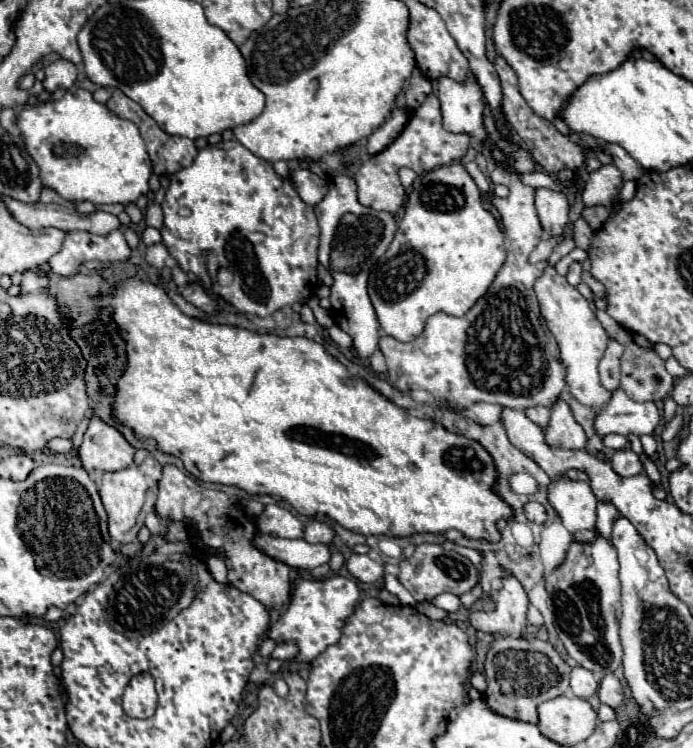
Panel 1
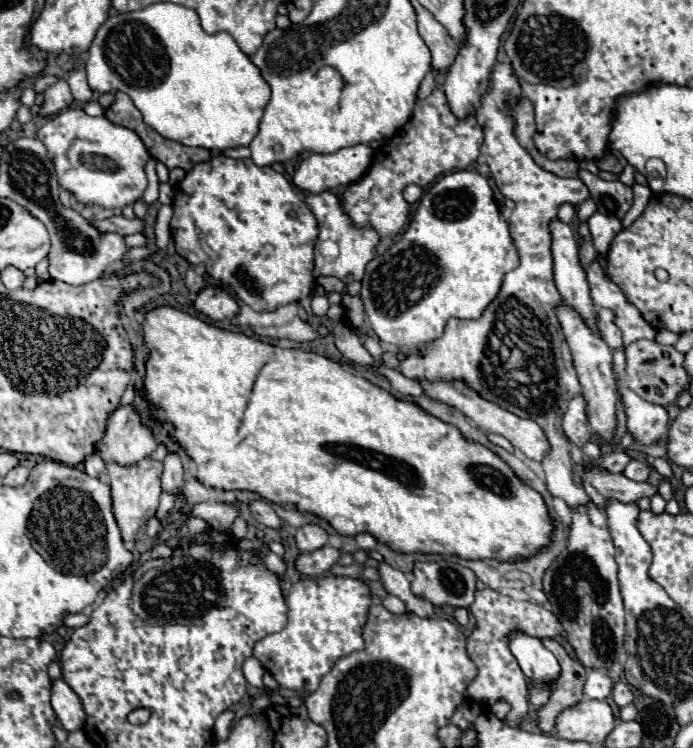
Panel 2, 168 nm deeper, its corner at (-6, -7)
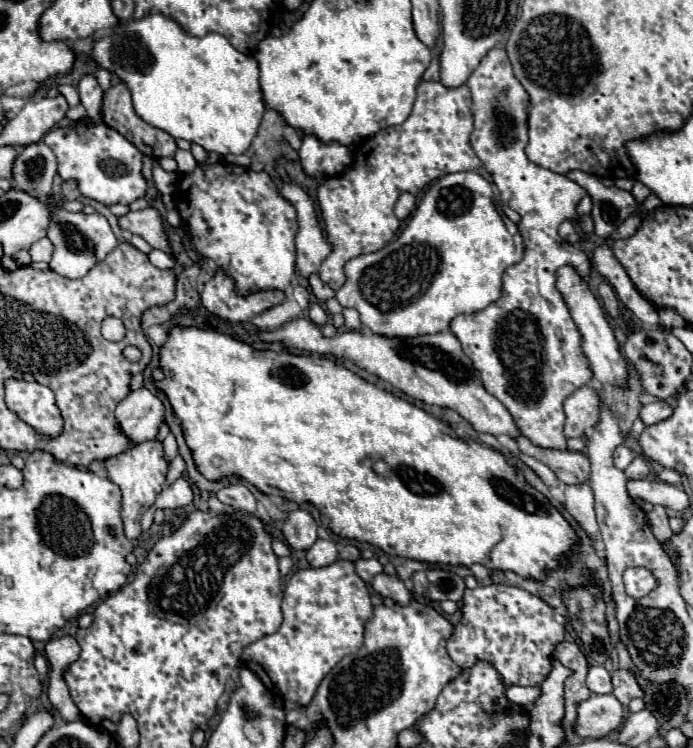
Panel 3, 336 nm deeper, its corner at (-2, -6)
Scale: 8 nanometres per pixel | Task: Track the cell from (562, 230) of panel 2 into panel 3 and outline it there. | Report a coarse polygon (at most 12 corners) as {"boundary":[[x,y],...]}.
{"boundary":[[558,270],[582,350],[600,384],[626,388],[628,364],[598,300]]}

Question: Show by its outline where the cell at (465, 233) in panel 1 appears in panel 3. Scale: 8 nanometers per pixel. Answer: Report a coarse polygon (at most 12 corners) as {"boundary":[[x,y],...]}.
{"boundary":[[478,172],[432,182],[336,292],[374,334],[500,298],[518,226]]}

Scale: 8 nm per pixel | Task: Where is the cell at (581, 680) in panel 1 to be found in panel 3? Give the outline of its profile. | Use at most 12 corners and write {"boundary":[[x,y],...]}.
{"boundary":[[590,666],[586,686],[594,694],[610,694],[610,672]]}

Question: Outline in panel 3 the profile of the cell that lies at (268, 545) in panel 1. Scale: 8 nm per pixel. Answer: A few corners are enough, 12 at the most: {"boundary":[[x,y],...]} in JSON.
{"boundary":[[318,538],[308,550],[306,560],[314,568],[338,560],[332,540]]}

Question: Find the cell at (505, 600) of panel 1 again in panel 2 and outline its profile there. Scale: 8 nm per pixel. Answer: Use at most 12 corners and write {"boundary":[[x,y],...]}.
{"boundary":[[520,629],[508,645],[524,675],[536,683],[534,707],[548,701],[544,685],[560,673],[540,639]]}

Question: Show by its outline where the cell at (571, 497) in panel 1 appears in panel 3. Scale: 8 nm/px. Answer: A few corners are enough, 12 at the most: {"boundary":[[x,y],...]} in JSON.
{"boundary":[[504,48],[468,78],[470,144],[522,220],[502,296],[450,330],[542,448],[592,382],[556,288],[586,190],[524,154],[530,96]]}

